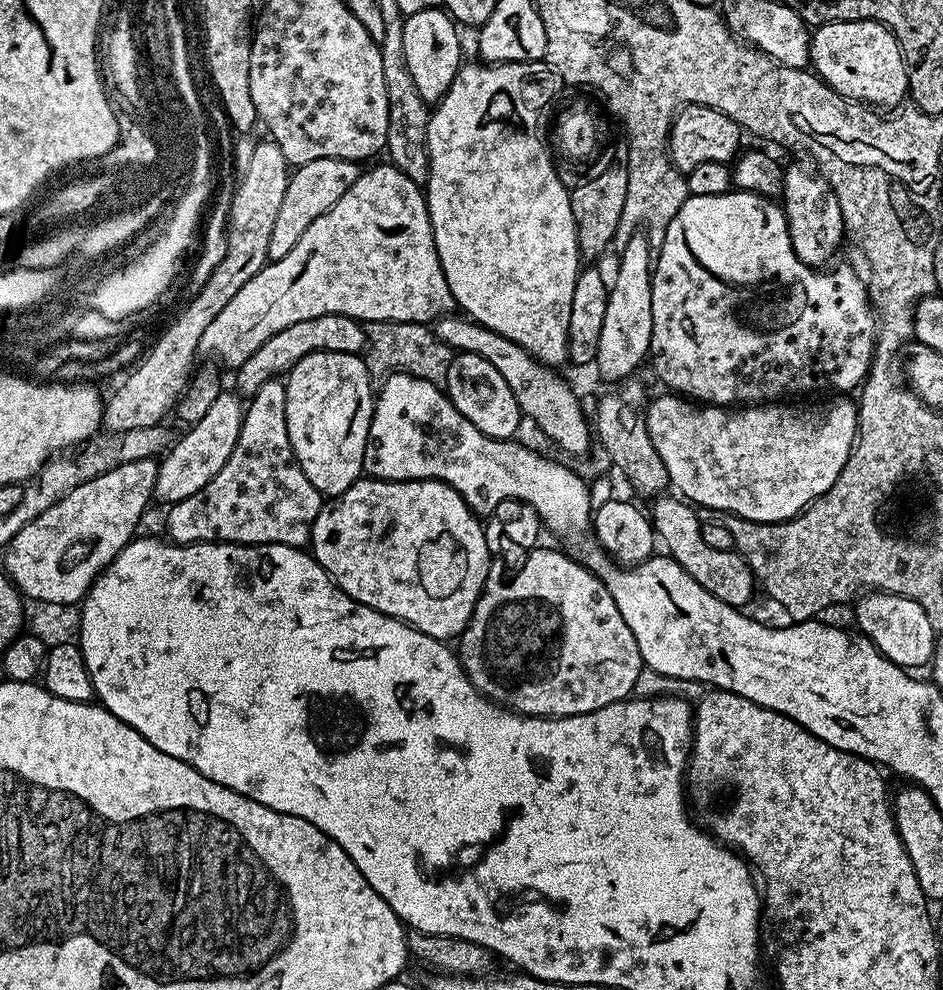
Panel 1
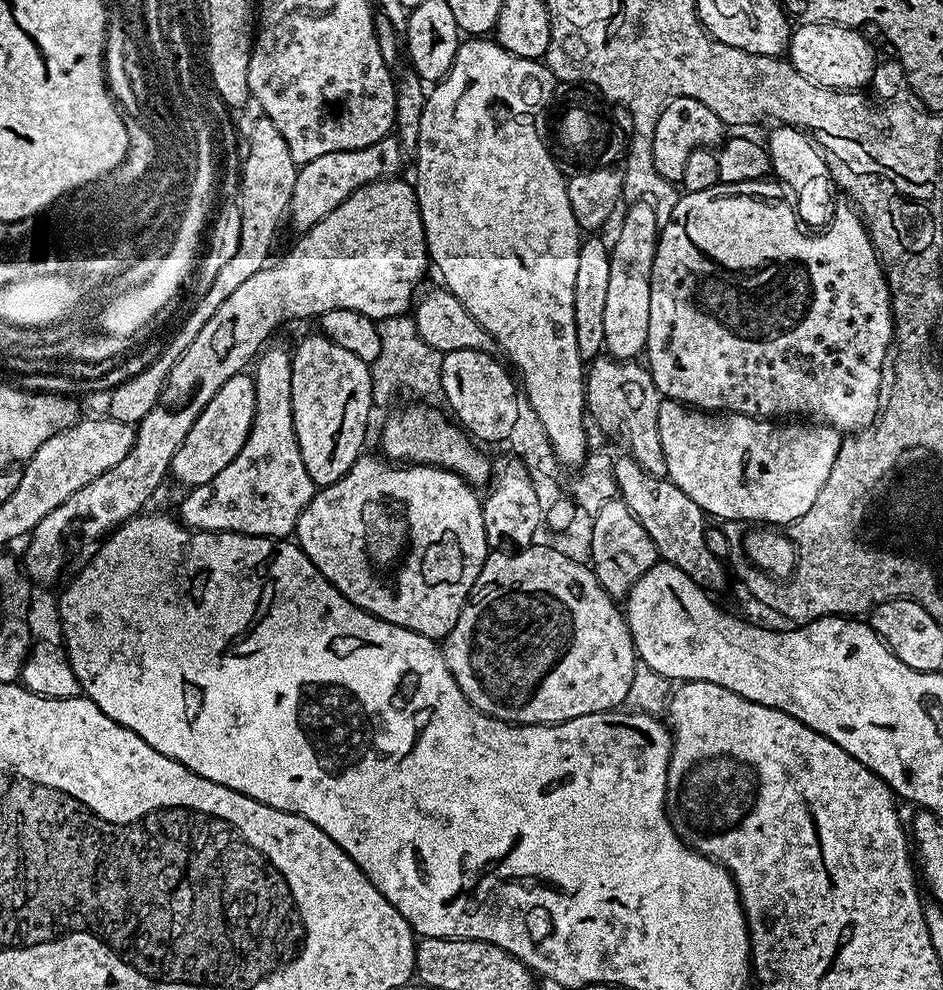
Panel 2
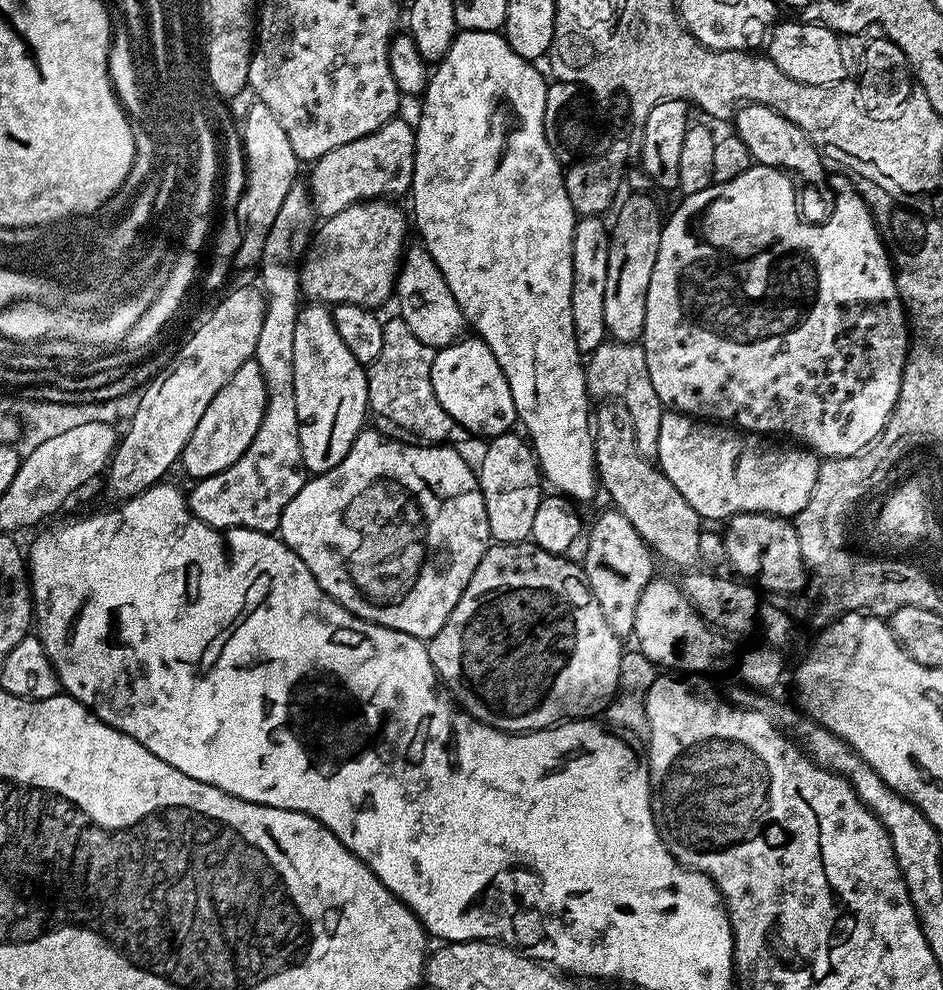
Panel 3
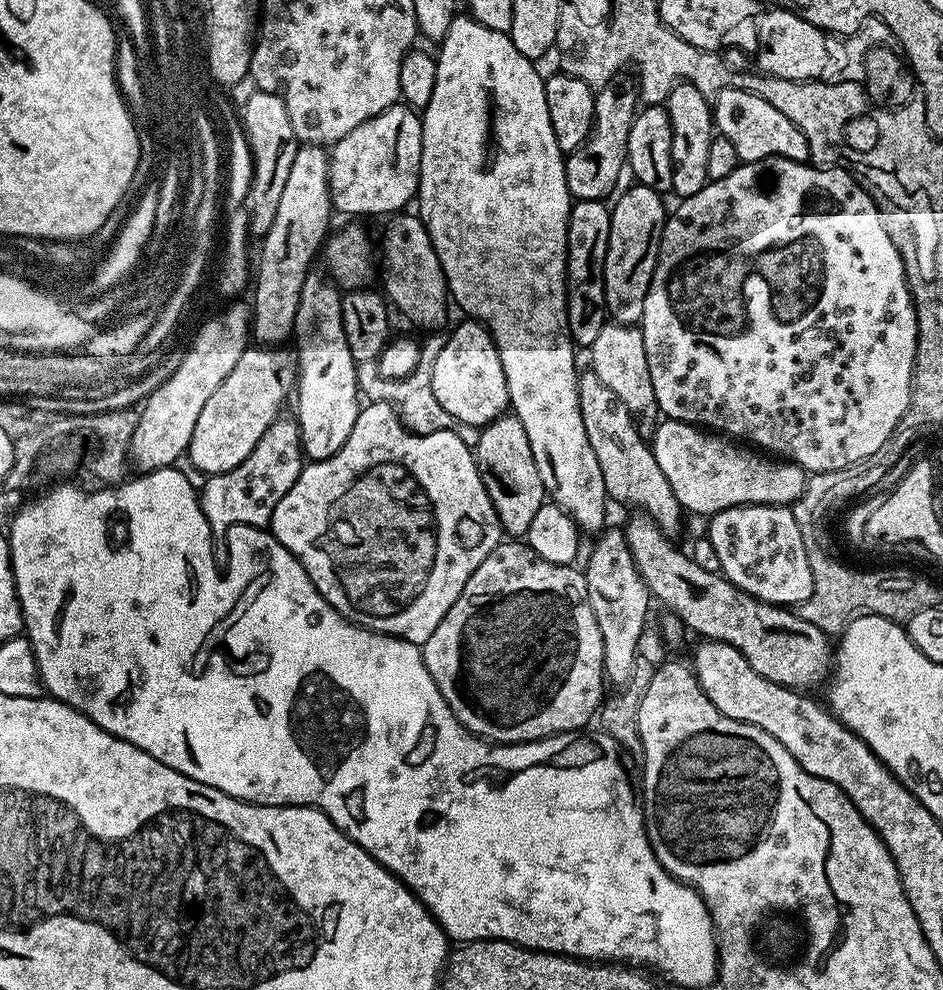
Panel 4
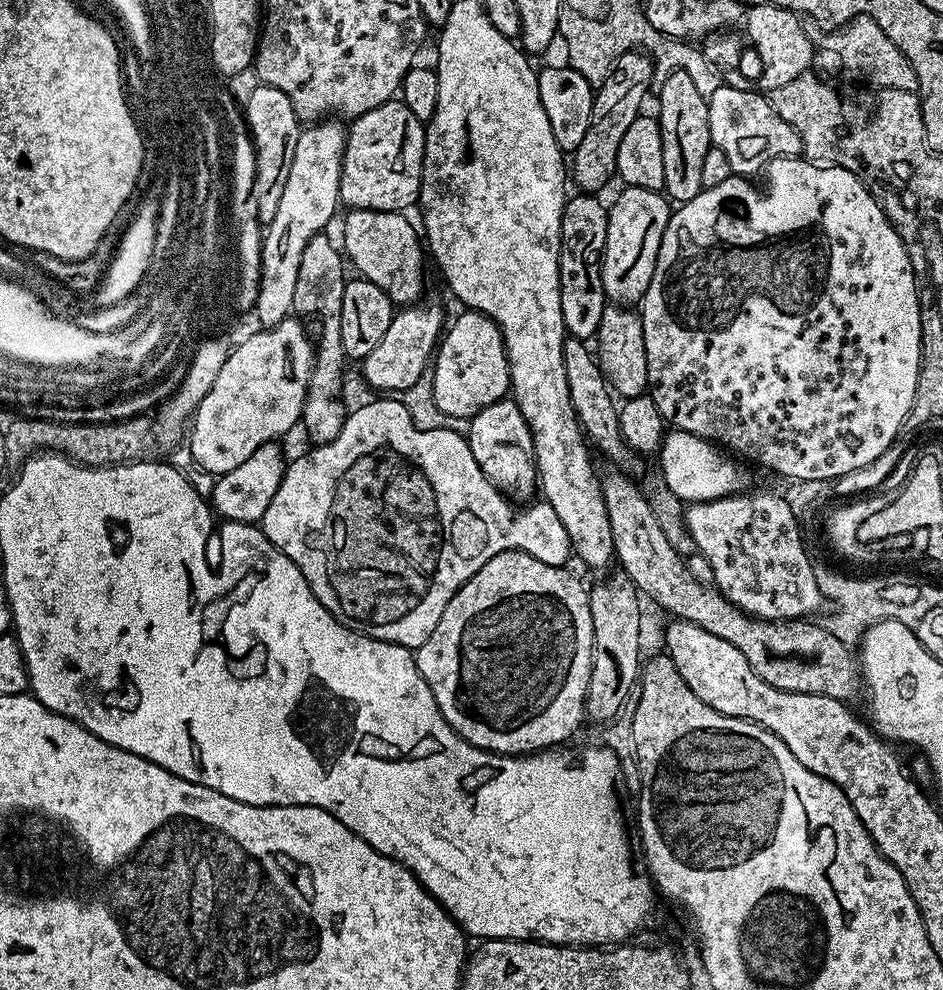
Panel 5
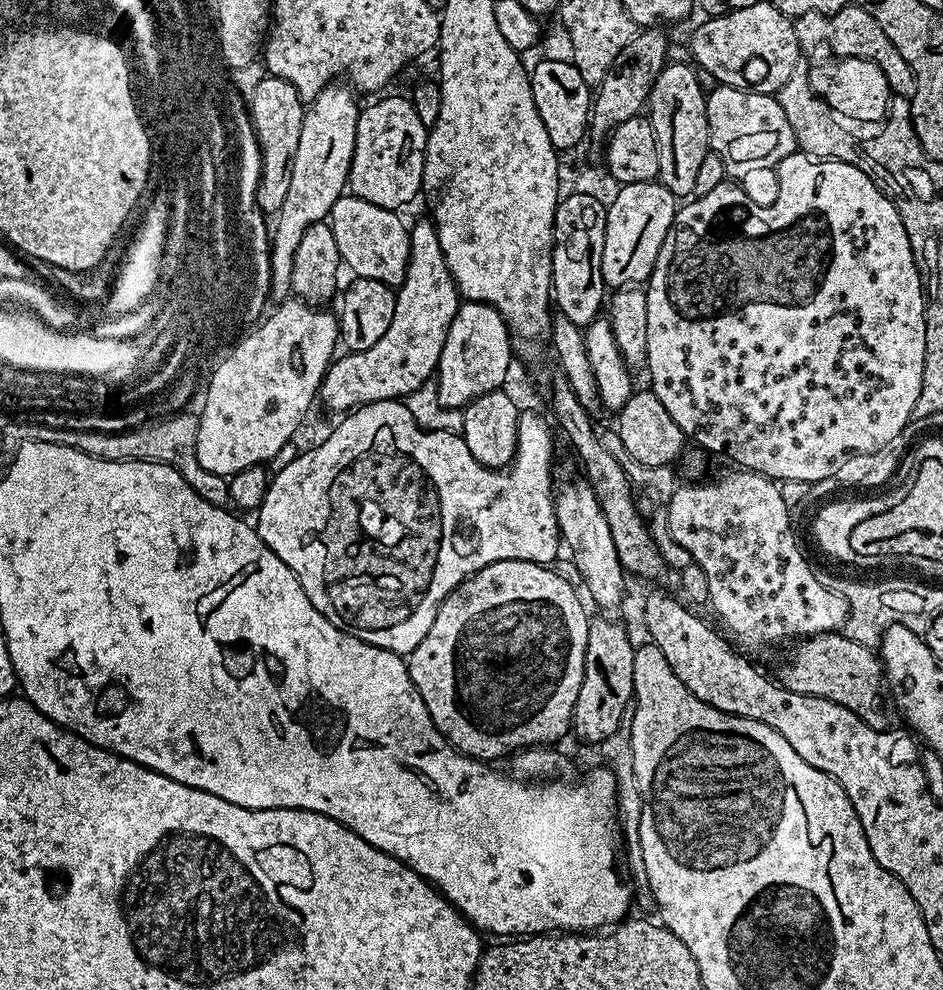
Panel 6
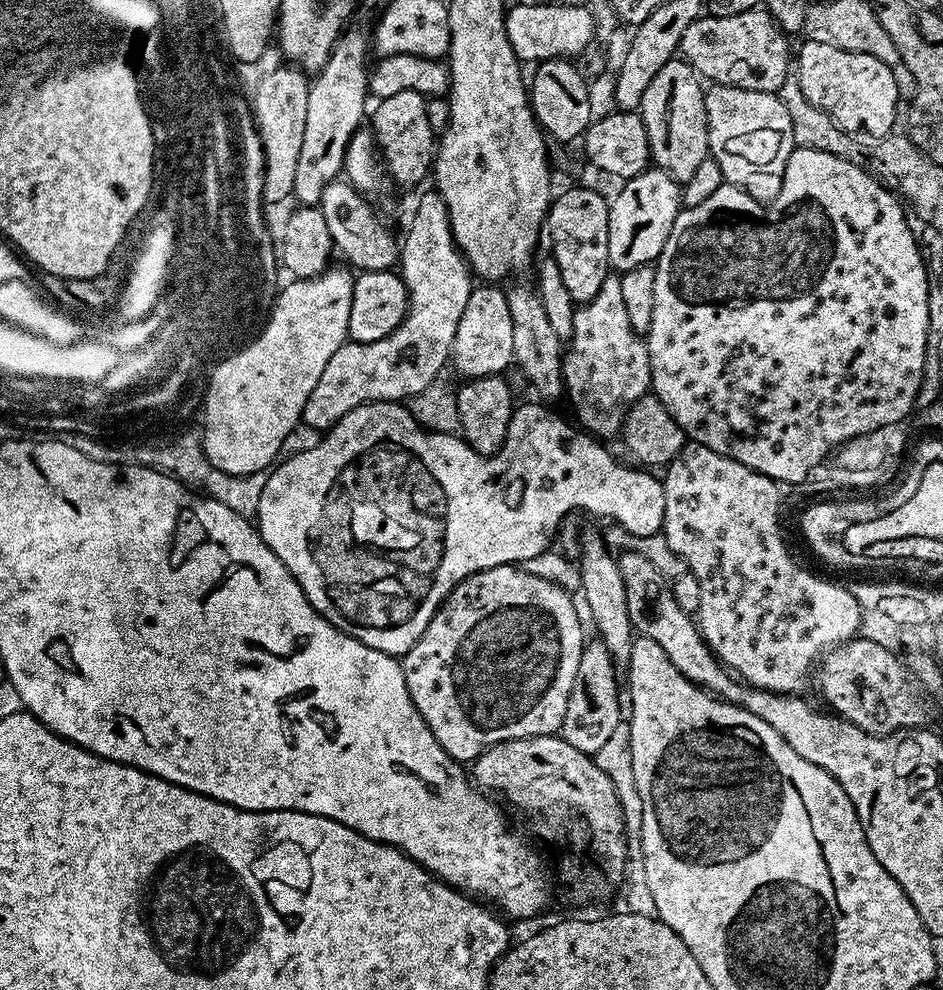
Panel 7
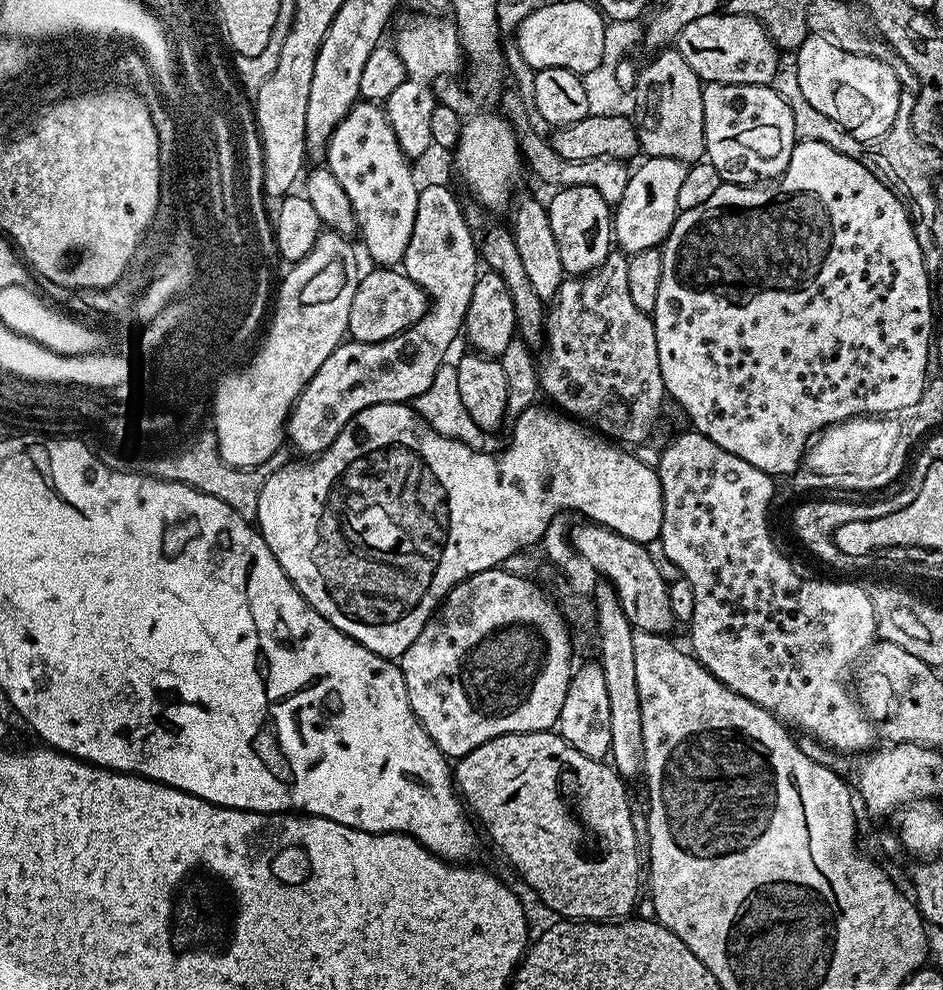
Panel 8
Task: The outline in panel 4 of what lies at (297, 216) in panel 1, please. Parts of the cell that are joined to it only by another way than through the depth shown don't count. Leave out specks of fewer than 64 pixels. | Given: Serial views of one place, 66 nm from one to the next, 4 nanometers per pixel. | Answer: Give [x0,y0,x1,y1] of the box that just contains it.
[328,102,422,218]

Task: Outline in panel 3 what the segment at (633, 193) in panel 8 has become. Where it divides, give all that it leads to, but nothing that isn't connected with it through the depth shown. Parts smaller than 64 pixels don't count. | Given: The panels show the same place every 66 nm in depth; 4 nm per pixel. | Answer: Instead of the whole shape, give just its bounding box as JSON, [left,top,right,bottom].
[606,194,662,344]

